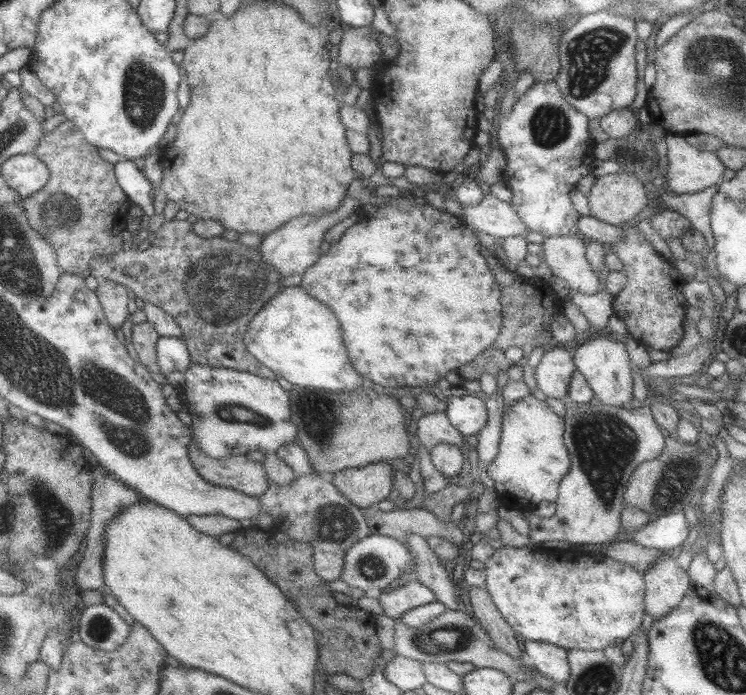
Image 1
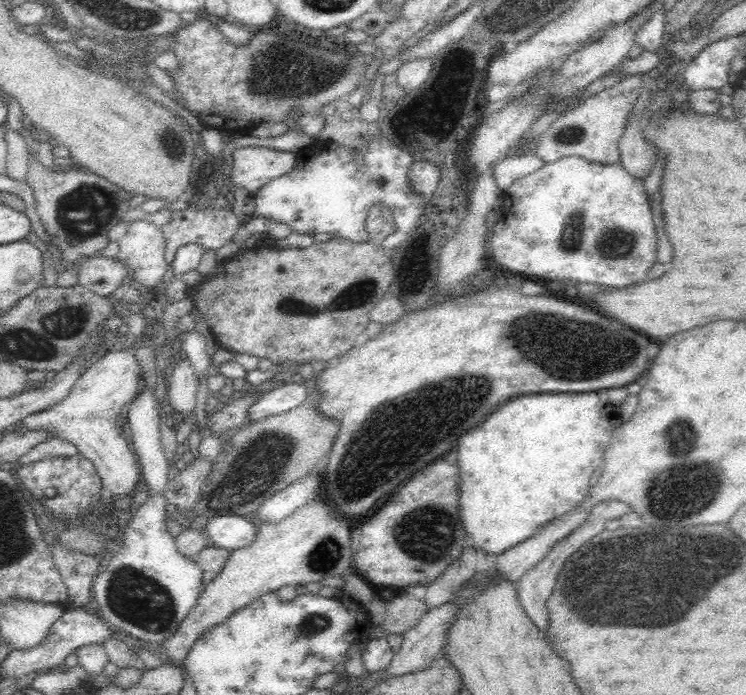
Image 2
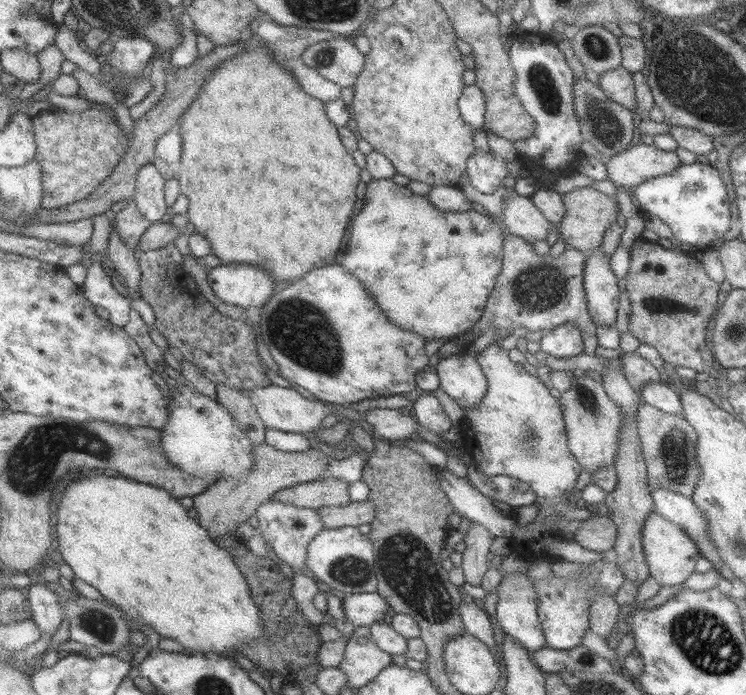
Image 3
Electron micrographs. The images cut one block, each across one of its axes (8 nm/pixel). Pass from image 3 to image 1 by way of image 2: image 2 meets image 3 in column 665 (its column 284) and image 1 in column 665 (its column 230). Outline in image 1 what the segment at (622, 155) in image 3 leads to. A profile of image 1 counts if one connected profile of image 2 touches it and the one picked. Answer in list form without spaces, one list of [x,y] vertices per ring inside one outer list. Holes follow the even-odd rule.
[[[668,133],[668,166],[658,173],[659,180],[666,180],[672,192],[694,194],[723,181],[726,167],[716,152],[702,151],[688,144],[685,138]]]

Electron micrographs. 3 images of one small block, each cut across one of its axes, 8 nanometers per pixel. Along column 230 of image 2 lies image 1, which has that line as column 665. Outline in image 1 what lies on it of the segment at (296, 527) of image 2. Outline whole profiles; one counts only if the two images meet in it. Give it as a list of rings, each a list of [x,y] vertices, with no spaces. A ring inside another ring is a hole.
[[[666,551],[643,573],[646,583],[645,612],[654,620],[666,617],[686,596],[691,587],[687,571]]]

